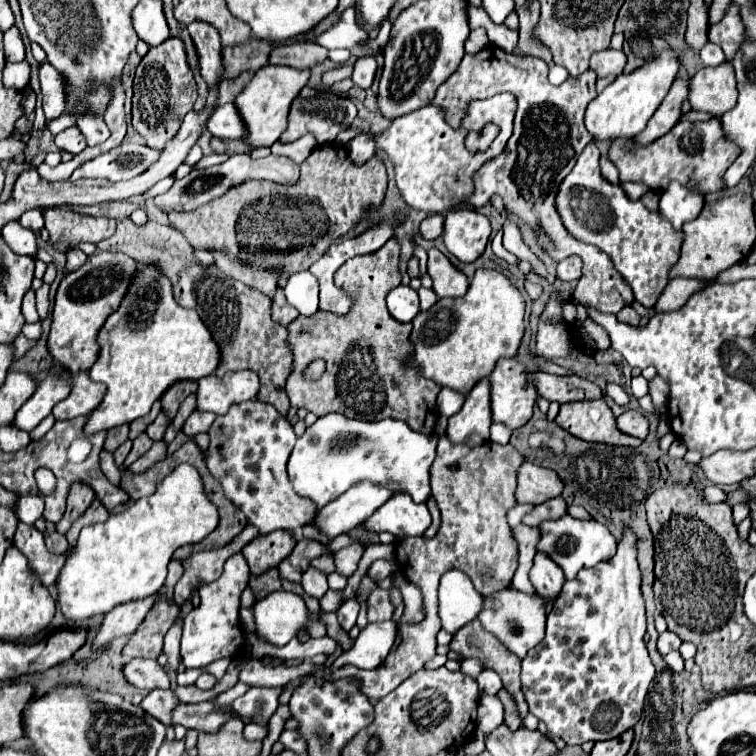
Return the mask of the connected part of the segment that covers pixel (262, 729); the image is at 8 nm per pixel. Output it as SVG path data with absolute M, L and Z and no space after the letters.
M248 724L248 726L244 728L244 734L248 736L248 740L264 740L264 736L268 734L268 726Z

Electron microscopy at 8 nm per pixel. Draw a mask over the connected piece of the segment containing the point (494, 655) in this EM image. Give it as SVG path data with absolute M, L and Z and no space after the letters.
M472 620L470 624L466 624L464 628L460 628L456 634L454 634L454 640L450 642L450 650L462 654L464 658L478 658L484 662L486 668L492 668L494 672L500 674L502 678L502 684L504 684L504 690L510 692L510 696L514 698L516 702L516 708L518 708L518 714L520 718L524 720L526 714L528 714L528 704L524 700L524 694L522 694L522 684L520 684L520 658L516 654L512 654L496 636L492 636L490 632L484 630L484 626L480 624L480 620Z

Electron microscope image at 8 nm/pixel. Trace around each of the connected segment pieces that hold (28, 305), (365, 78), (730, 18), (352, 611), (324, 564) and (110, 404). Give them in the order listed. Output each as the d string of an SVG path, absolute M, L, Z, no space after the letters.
M28 290L24 296L22 304L22 314L26 322L38 322L38 312L36 312L36 300L34 300L34 290Z
M358 58L354 64L354 74L352 74L354 86L360 86L364 90L370 88L374 82L376 70L378 70L378 64L374 58Z
M732 4L730 10L726 12L724 20L718 24L710 26L708 32L708 40L718 44L726 58L732 60L734 52L738 52L738 44L742 44L742 24L740 24L740 16L738 16L738 4Z
M350 598L346 600L338 610L336 610L336 616L338 616L338 622L340 626L350 632L356 624L356 618L358 618L358 612L360 612L360 606L358 606L358 600L356 598Z
M324 554L324 556L314 558L314 560L312 560L312 566L314 566L314 568L318 568L318 570L322 570L324 574L332 574L332 572L336 570L332 554Z
M140 264L140 272L136 282L130 286L130 292L126 294L126 300L122 306L108 316L106 324L102 326L102 332L98 334L100 342L100 356L96 364L90 368L90 378L94 382L108 384L108 392L102 400L102 404L88 416L88 422L84 426L86 434L94 434L98 430L110 430L122 424L130 424L136 418L142 418L150 412L152 404L162 398L162 394L180 380L200 380L204 376L210 376L220 366L220 350L216 340L212 338L210 330L204 326L200 316L194 310L182 308L174 296L172 296L172 282L164 278L158 268Z

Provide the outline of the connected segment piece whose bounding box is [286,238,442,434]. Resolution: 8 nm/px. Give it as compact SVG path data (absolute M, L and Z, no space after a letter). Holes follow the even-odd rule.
M388 240L380 250L374 254L364 254L348 260L338 268L334 274L334 284L354 296L358 304L354 306L354 312L348 312L346 316L334 316L330 312L318 310L314 316L304 318L300 316L288 326L288 342L294 352L294 370L286 382L286 392L296 408L306 408L308 412L314 412L316 416L326 416L330 412L340 412L348 418L358 418L364 422L378 422L384 418L394 418L406 422L414 432L432 434L434 426L438 422L438 408L436 408L436 396L442 390L440 384L434 380L424 380L424 376L414 368L414 346L410 342L412 324L396 322L392 316L388 316L386 308L386 294L400 284L402 276L398 270L400 260L400 244L398 240ZM322 358L326 362L326 370L318 380L306 380L304 370L312 360Z

